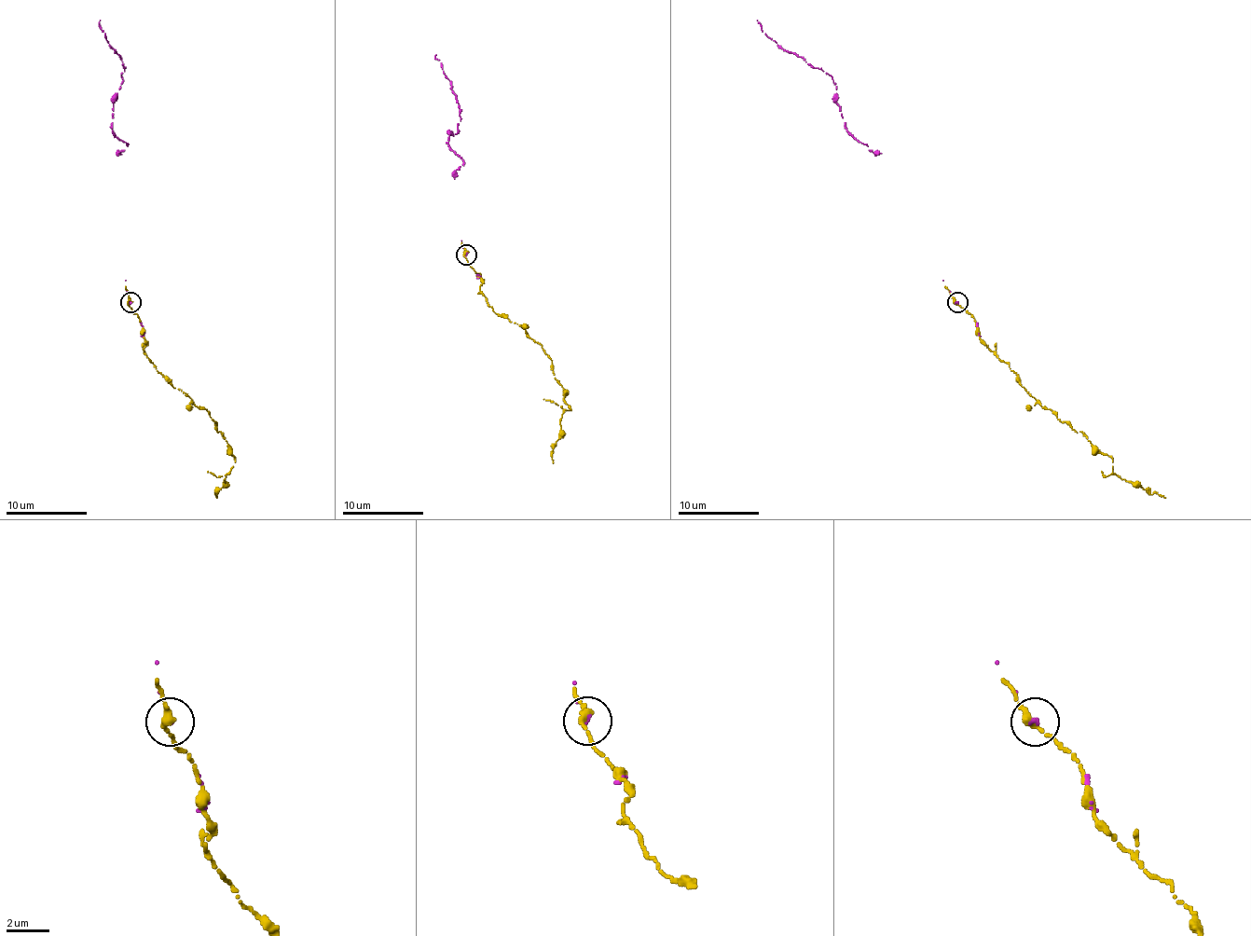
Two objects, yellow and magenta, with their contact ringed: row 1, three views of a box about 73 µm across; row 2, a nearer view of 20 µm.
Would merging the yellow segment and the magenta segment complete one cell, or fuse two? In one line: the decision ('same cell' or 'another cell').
same cell

